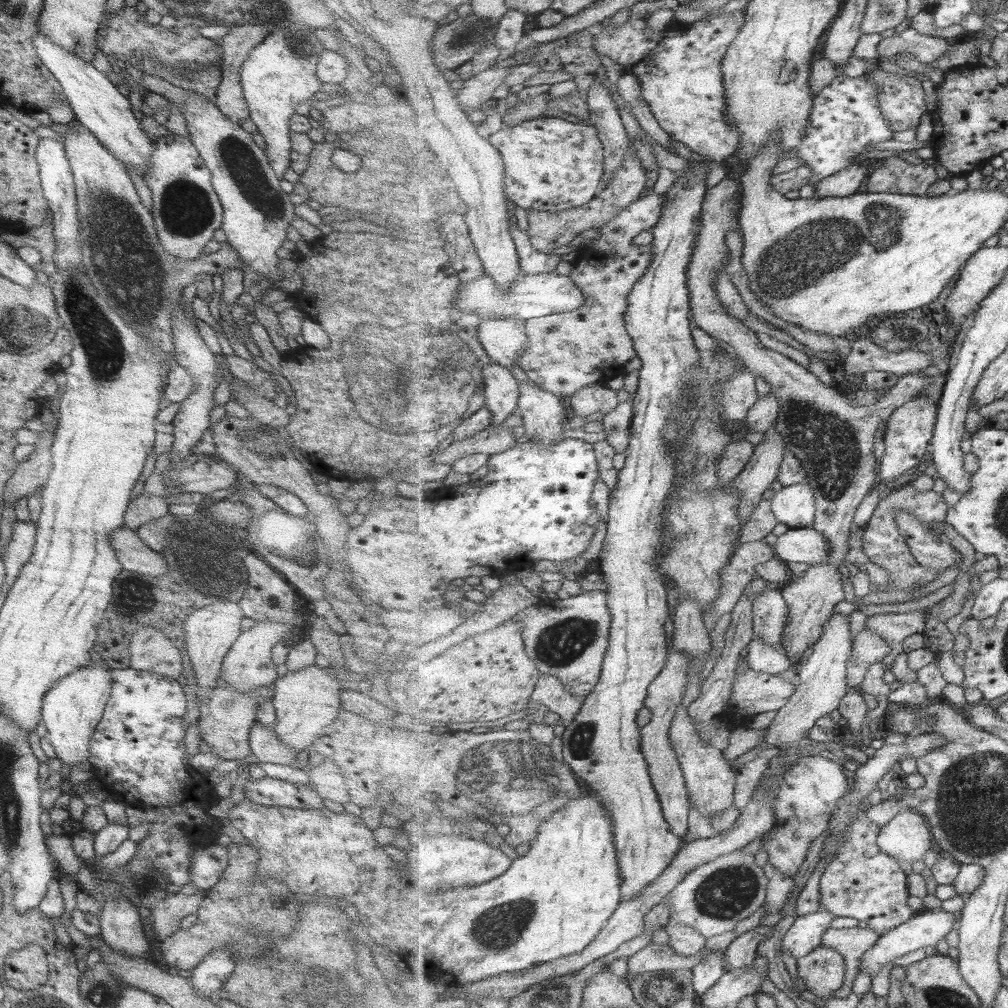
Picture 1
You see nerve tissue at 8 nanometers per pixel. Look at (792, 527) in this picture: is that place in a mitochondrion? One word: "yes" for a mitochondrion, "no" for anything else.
no

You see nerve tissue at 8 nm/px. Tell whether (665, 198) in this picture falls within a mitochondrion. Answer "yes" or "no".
no

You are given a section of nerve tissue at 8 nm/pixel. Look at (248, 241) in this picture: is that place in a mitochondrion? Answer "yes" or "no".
no

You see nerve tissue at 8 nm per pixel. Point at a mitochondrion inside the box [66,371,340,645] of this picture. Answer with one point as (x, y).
(211, 561)

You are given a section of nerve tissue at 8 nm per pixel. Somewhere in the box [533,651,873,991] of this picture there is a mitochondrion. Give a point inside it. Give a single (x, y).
(722, 895)

